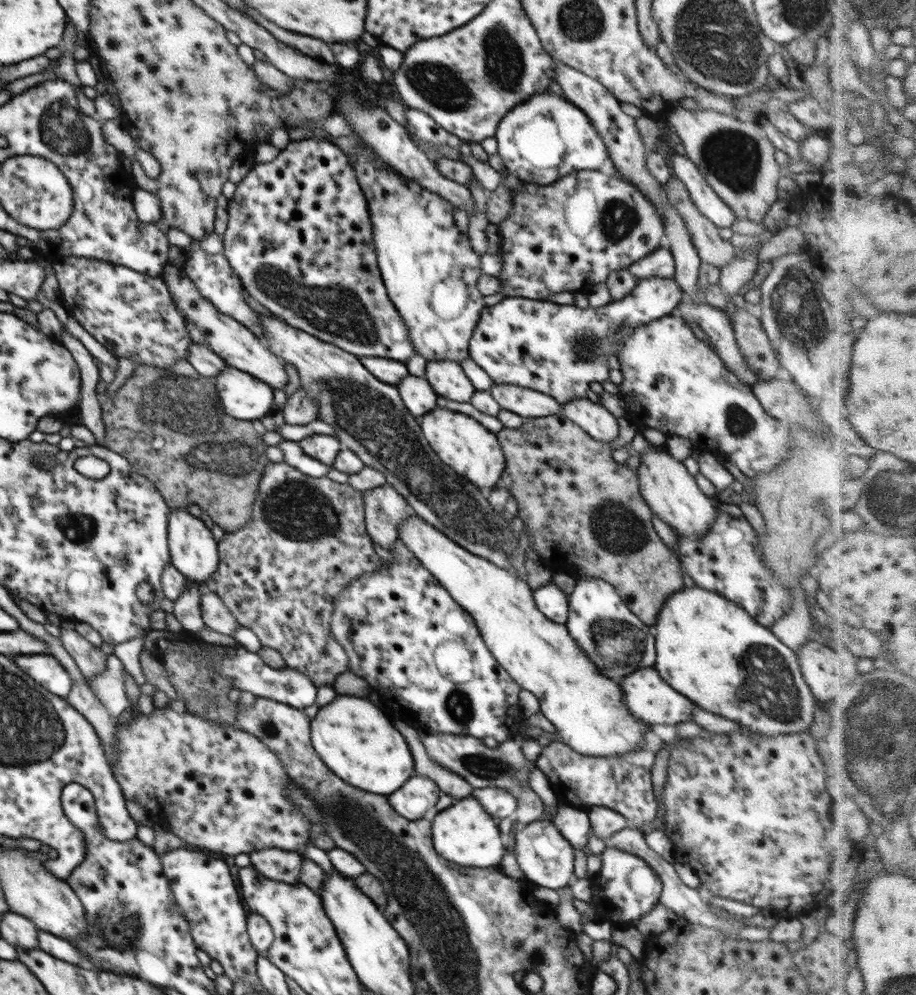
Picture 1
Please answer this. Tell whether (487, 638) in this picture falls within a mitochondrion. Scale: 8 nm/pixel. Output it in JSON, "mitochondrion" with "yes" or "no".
{"mitochondrion":"no"}

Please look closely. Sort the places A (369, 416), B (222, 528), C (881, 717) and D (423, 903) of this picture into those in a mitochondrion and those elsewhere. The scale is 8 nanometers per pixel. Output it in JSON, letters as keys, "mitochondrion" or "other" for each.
{"A":"mitochondrion","B":"other","C":"mitochondrion","D":"mitochondrion"}

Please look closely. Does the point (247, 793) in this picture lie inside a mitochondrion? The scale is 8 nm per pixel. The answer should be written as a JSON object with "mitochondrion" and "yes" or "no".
{"mitochondrion":"no"}

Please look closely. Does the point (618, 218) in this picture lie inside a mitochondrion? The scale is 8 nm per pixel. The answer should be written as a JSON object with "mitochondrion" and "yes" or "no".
{"mitochondrion":"yes"}

